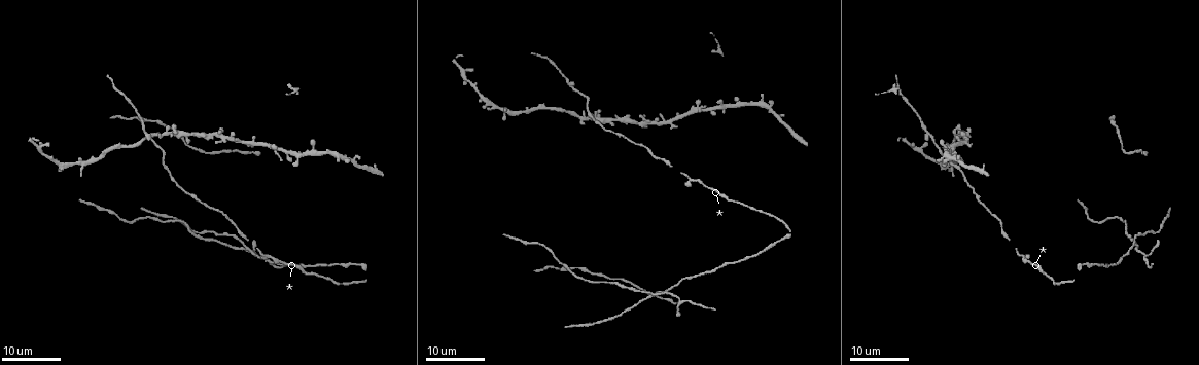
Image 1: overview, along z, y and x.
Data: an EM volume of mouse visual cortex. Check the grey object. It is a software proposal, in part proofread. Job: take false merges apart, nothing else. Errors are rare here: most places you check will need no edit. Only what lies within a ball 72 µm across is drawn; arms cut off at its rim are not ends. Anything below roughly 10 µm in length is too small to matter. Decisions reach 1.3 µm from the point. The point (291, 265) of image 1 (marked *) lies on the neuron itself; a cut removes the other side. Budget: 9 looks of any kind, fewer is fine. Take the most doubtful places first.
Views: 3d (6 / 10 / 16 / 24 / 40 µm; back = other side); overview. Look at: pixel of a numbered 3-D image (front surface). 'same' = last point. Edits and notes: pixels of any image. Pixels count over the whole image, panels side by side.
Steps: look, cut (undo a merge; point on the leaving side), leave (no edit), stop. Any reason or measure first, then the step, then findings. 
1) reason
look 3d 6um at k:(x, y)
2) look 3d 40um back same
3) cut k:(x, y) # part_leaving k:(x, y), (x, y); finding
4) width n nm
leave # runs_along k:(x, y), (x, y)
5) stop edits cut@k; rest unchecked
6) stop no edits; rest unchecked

four-way junction
look 3d 24um at 1:(244, 242)

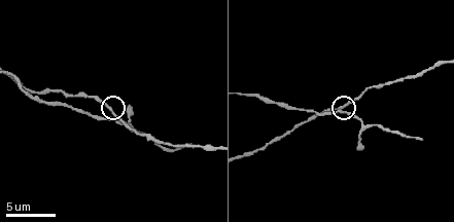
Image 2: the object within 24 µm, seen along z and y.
closer look
look 3d 10um at 2:(111, 110)

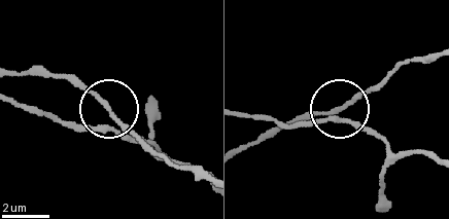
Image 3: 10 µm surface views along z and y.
look 3d 6um at 3:(339, 107)

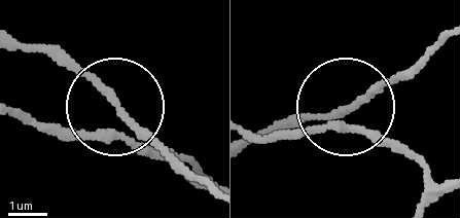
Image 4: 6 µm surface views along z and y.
width 170 nm
leave # runs_along 4:(444, 35), (355, 101), (280, 120); all the same neuron

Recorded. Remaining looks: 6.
four arms meet
look 3d 16um at 1:(585, 119)

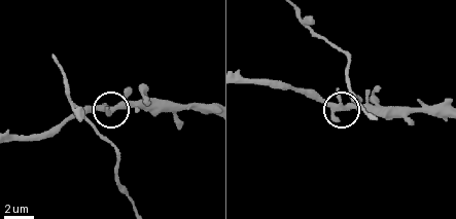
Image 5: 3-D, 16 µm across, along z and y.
look 3d 6um at 5:(341, 109)

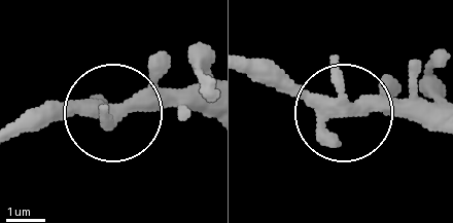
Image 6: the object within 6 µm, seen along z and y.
side_arm 32 um
leave # all the same neuron

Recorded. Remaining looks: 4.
branch point
look 3d 16um at 1:(313, 149)

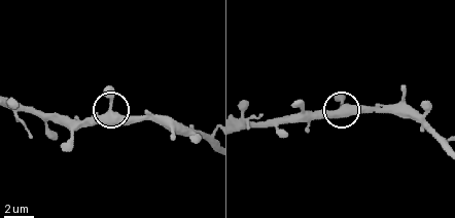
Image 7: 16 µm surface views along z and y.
look 3d 10um at 7:(110, 111)

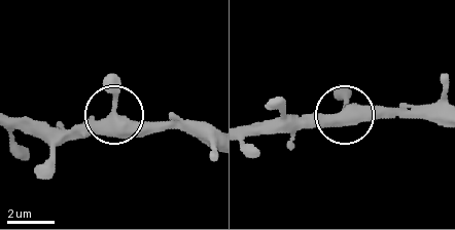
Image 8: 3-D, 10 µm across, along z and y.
width 360 nm
leave # runs_along 8:(18, 117), (59, 128), (94, 128), (117, 117), (193, 123); one neuron here

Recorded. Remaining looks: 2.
side arm on a straight run
look 3d 16um at 1:(270, 258)

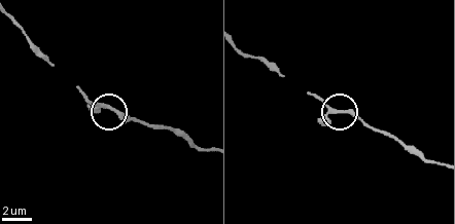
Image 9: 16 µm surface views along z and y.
closer look
look 3d 10um at 9:(339, 110)

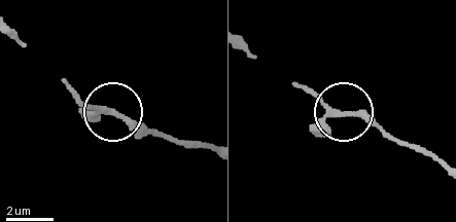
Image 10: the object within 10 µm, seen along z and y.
leave # runs_along 10:(200, 148), (136, 128), (73, 98); all the same neuron

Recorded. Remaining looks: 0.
stop no edits; rest unchecked

